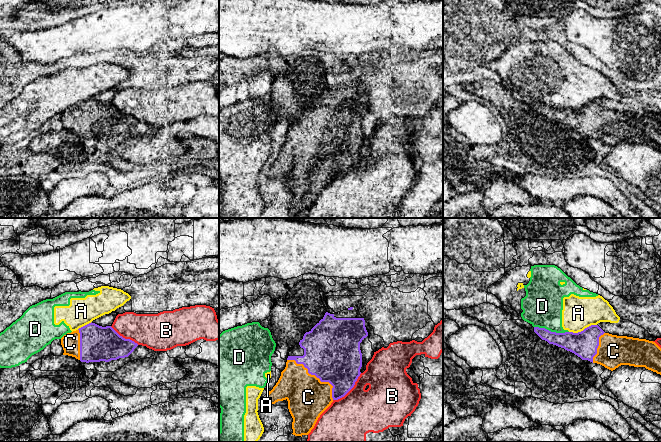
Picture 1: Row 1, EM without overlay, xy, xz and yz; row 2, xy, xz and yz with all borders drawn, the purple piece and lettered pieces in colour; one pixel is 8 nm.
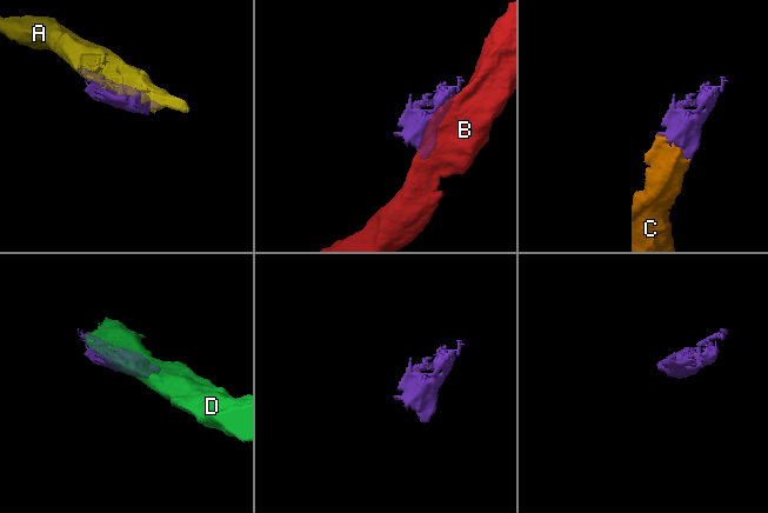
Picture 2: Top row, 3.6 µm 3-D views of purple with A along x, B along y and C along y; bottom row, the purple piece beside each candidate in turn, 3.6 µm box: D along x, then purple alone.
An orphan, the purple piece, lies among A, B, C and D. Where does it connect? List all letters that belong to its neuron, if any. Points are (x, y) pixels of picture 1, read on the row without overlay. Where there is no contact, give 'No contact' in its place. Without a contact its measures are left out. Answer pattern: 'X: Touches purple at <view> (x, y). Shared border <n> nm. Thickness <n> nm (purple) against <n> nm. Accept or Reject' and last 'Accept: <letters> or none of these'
A: Touches purple at yz (583, 106). Shared border 240 nm. Thickness 220 nm (purple) against 260 nm. Reject
B: Touches purple at xz (349, 166). Shared border 320 nm. Thickness 380 nm (purple) against 380 nm. Reject
C: Touches purple at xz (315, 151). Shared border 500 nm. Thickness 460 nm (purple) against 320 nm. Accept
D: Touches purple at yz (550, 107). Shared border 280 nm. Thickness 180 nm (purple) against 320 nm. Reject
Accept: C

